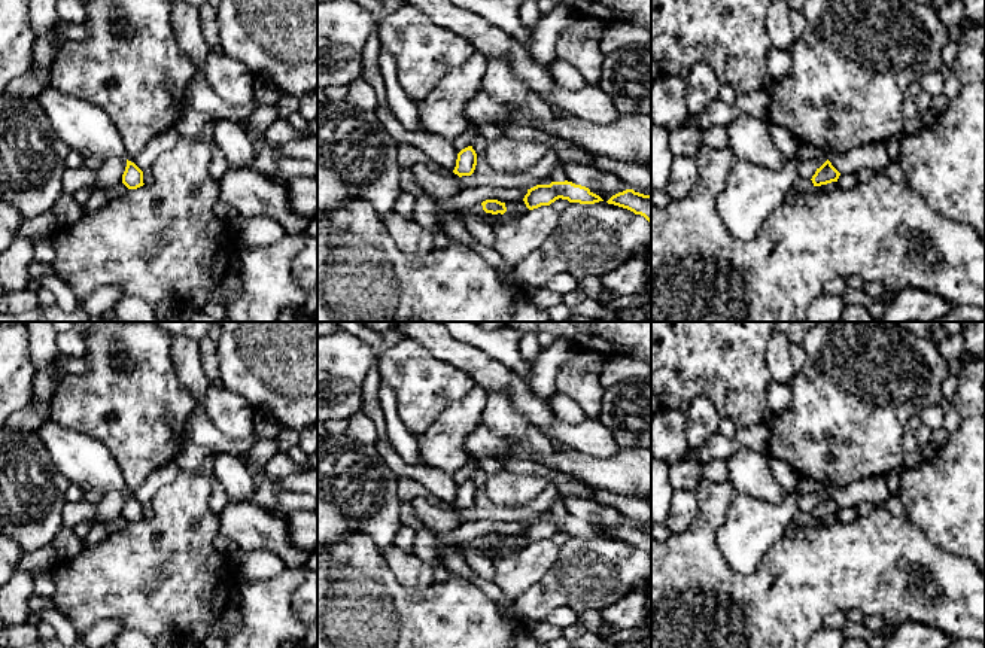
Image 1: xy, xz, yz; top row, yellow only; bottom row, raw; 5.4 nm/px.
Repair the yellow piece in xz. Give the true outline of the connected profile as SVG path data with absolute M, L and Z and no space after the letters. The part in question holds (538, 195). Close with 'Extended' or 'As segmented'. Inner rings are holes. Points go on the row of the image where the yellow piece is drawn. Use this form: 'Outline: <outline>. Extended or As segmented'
Outline: M551 182L550 185L536 185L528 189L523 201L529 210L541 206L550 206L556 200L568 200L569 203L595 204L604 201L599 195L593 194L589 188L575 185L572 182Z. As segmented

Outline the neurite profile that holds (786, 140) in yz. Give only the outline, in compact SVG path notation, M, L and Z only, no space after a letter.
M772 124L770 136L784 156L787 156L788 159L794 158L800 146L800 140L793 131L785 127Z

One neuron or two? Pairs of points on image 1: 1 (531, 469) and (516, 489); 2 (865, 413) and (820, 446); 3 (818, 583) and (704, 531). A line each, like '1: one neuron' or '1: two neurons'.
1: two neurons
2: one neuron
3: one neuron

